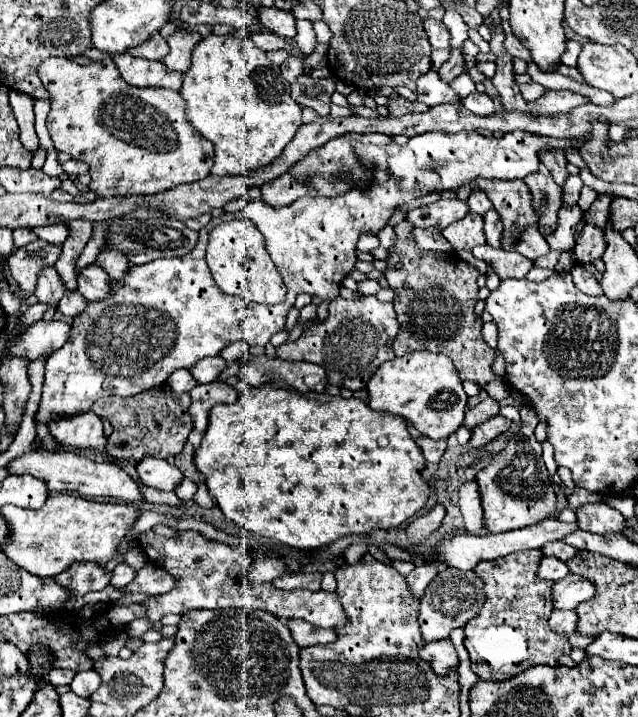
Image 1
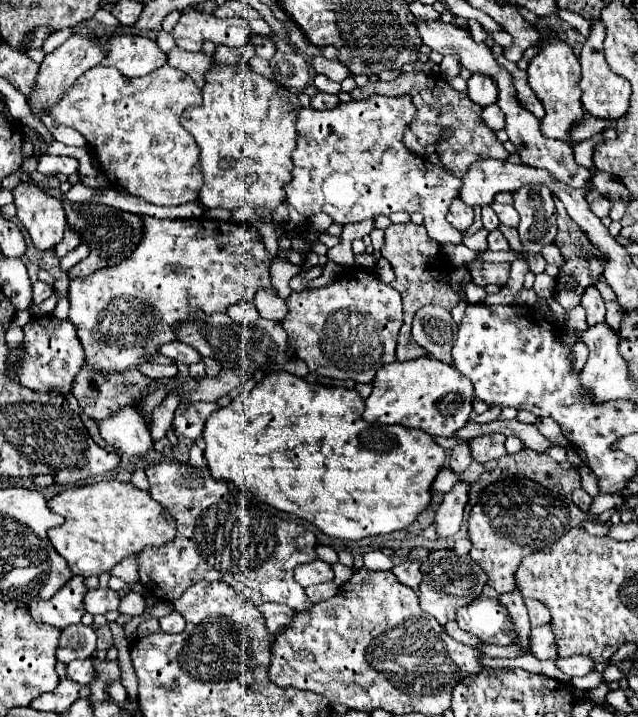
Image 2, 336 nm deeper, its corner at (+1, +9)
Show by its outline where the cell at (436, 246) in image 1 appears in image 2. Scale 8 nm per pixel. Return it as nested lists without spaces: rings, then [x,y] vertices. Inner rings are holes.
[[[371,95],[369,99],[361,101],[349,101],[339,103],[333,109],[317,111],[317,109],[301,109],[297,113],[297,147],[293,151],[293,179],[287,183],[287,203],[297,209],[301,215],[311,217],[315,213],[327,213],[333,223],[347,225],[347,223],[359,223],[365,219],[373,219],[377,215],[391,215],[395,211],[419,211],[425,217],[425,229],[431,239],[435,239],[441,245],[447,243],[461,243],[463,233],[457,229],[451,229],[445,215],[449,211],[451,201],[459,195],[461,179],[451,177],[445,169],[439,165],[433,165],[431,161],[413,155],[403,145],[403,133],[415,119],[417,109],[411,103],[411,97],[383,97],[383,95]]]

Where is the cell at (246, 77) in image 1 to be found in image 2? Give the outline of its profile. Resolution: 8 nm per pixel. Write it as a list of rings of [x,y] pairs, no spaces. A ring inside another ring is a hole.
[[[213,65],[205,77],[203,103],[195,109],[187,109],[181,115],[181,125],[195,137],[201,149],[203,185],[199,189],[197,201],[207,209],[223,207],[229,211],[245,205],[253,209],[275,211],[281,203],[285,203],[283,187],[291,181],[291,153],[295,151],[295,117],[299,109],[301,105],[295,91],[291,93],[289,89],[257,75],[253,69],[235,69],[235,65],[223,65],[223,69],[215,69]]]

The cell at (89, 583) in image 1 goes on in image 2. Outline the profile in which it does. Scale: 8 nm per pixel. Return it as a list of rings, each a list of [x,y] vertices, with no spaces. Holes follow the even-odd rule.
[[[73,577],[51,601],[33,599],[29,603],[29,613],[33,621],[47,623],[57,629],[65,629],[69,625],[75,625],[85,615],[83,609],[83,595],[87,593],[83,585],[83,577]]]

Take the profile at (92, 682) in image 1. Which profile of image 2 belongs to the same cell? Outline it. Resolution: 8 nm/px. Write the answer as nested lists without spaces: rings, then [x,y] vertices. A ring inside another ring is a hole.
[[[81,659],[81,661],[71,661],[67,665],[67,677],[71,681],[77,681],[79,685],[89,685],[91,677],[95,675],[93,661],[91,659]]]

